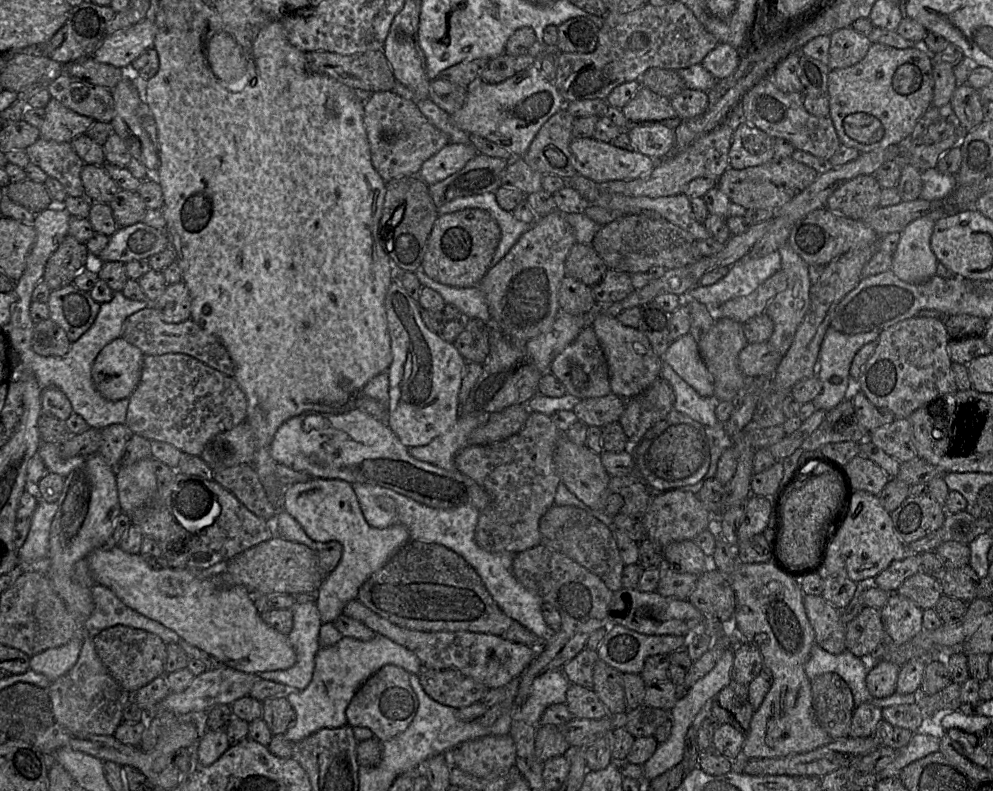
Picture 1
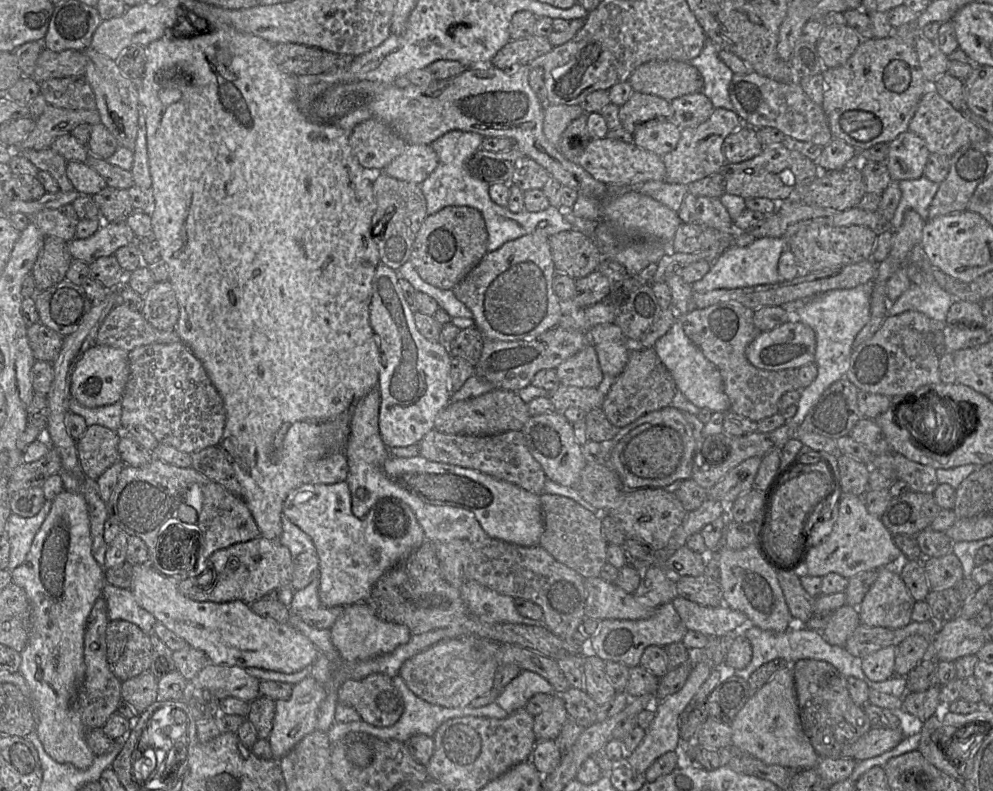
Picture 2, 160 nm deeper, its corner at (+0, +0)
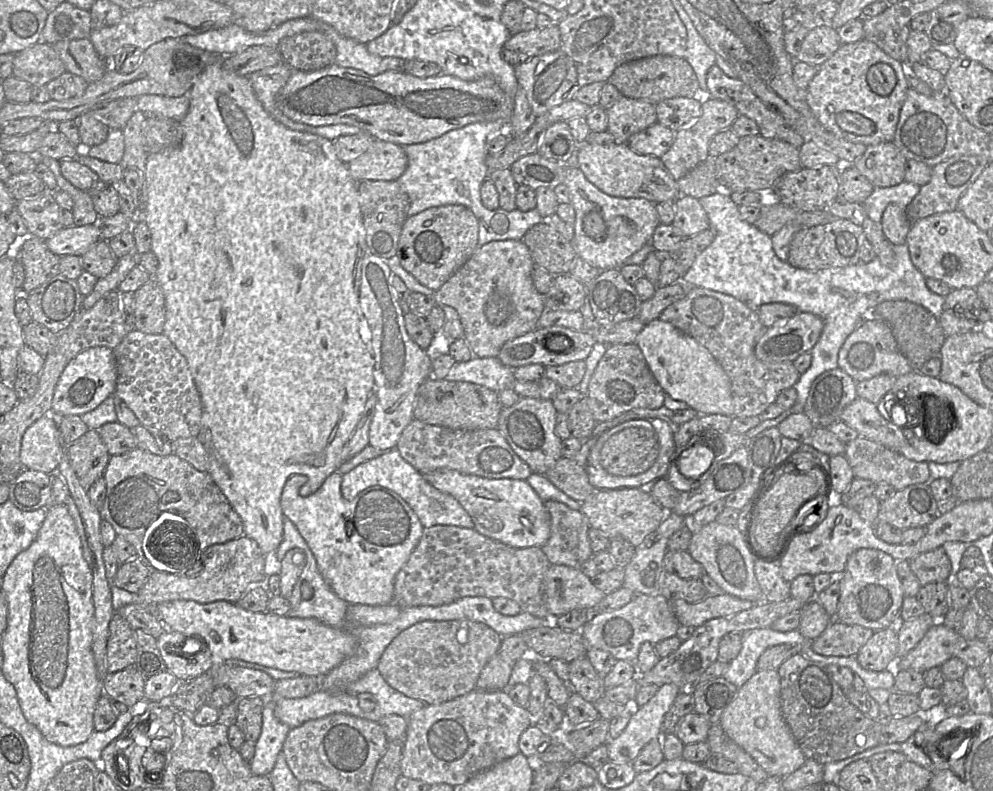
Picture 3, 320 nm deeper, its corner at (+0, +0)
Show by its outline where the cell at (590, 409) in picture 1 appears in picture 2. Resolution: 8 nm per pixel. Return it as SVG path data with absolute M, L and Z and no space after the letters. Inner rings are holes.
M561 384L548 393L548 399L555 407L555 411L560 414L570 407L579 408L584 412L601 408L606 396L597 388L580 388Z

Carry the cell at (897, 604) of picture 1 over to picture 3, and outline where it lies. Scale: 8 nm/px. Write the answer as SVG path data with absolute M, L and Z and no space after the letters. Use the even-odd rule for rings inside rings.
M861 548L850 555L845 570L837 577L840 598L834 620L874 631L892 627L898 622L905 594L897 573L896 560L892 556L877 549Z

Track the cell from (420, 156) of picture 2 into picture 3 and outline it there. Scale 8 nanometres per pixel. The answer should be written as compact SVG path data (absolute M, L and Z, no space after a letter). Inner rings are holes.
M374 139L369 149L347 163L349 173L356 181L397 180L406 170L407 156L402 146Z

